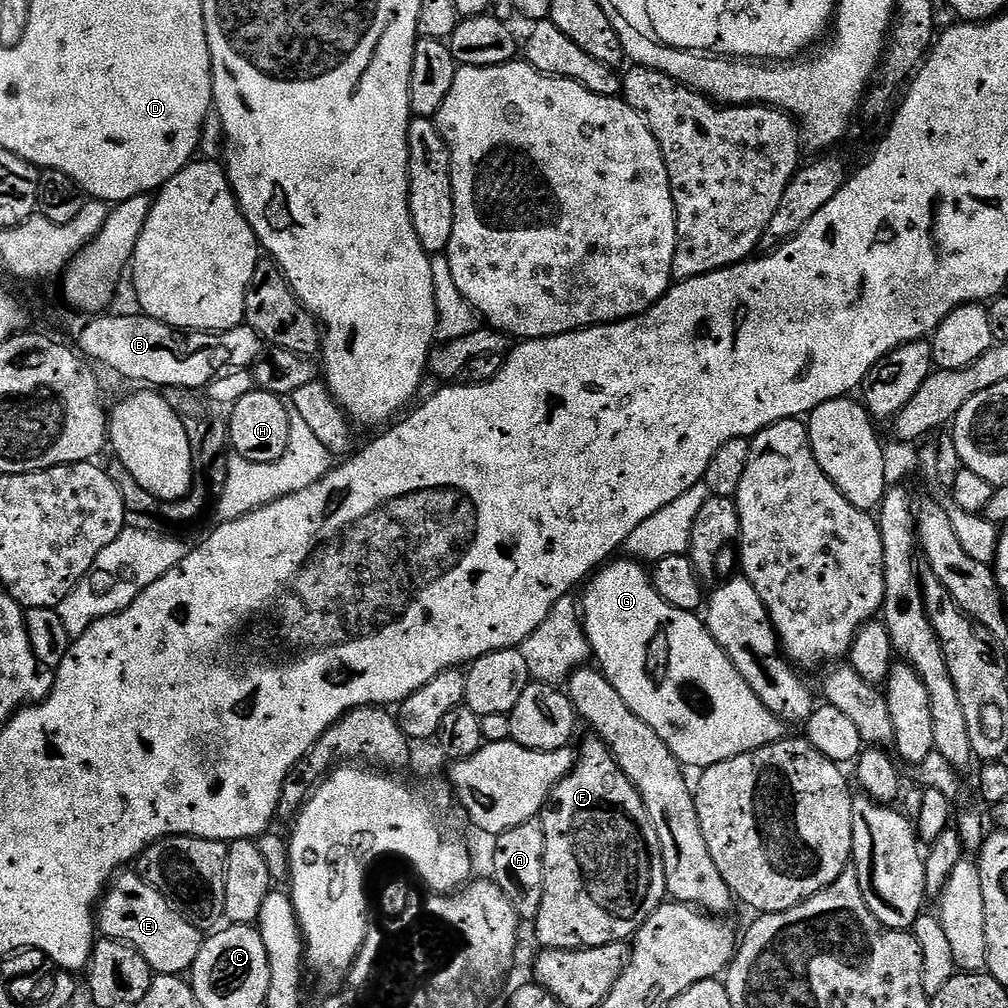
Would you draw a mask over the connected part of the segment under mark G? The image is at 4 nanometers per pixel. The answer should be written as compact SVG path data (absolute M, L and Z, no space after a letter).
M631 558L620 559L605 563L587 581L583 589L582 619L595 663L610 686L622 694L622 702L626 702L689 769L703 770L785 739L784 721L762 706L758 694L750 690L746 678L738 674L734 662L730 662L718 642L714 642L703 619L697 613L683 612L665 602L658 590L654 590L649 569L643 563Z

